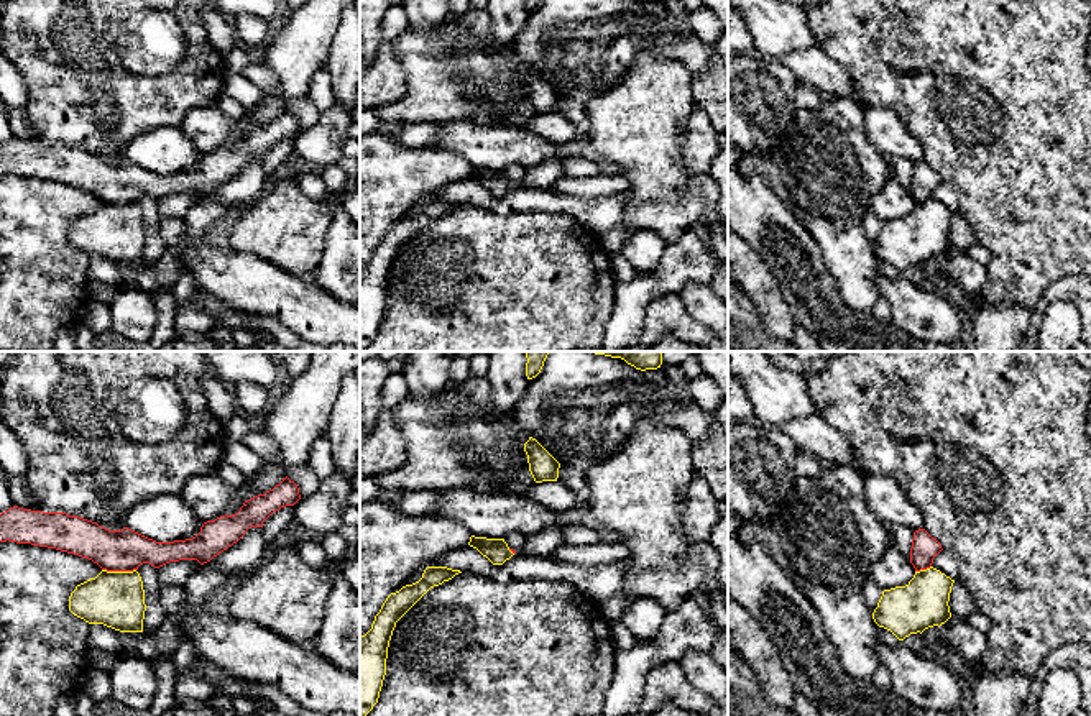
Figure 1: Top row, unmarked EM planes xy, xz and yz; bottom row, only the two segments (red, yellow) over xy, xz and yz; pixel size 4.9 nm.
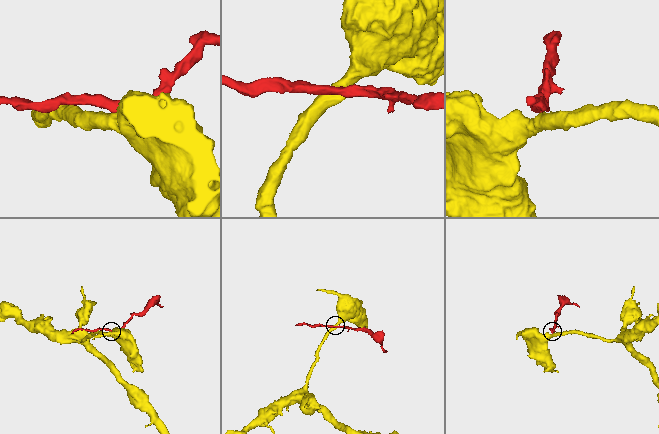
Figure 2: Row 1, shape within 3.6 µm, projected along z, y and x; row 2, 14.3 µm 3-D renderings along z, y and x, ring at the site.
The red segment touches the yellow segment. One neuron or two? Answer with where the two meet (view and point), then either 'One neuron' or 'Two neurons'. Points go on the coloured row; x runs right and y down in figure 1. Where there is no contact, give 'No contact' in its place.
Touches red at xy (119, 570). Two neurons

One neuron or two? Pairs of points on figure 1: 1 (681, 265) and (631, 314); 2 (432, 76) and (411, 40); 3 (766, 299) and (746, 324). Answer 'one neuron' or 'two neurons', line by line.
1: one neuron
2: one neuron
3: two neurons

